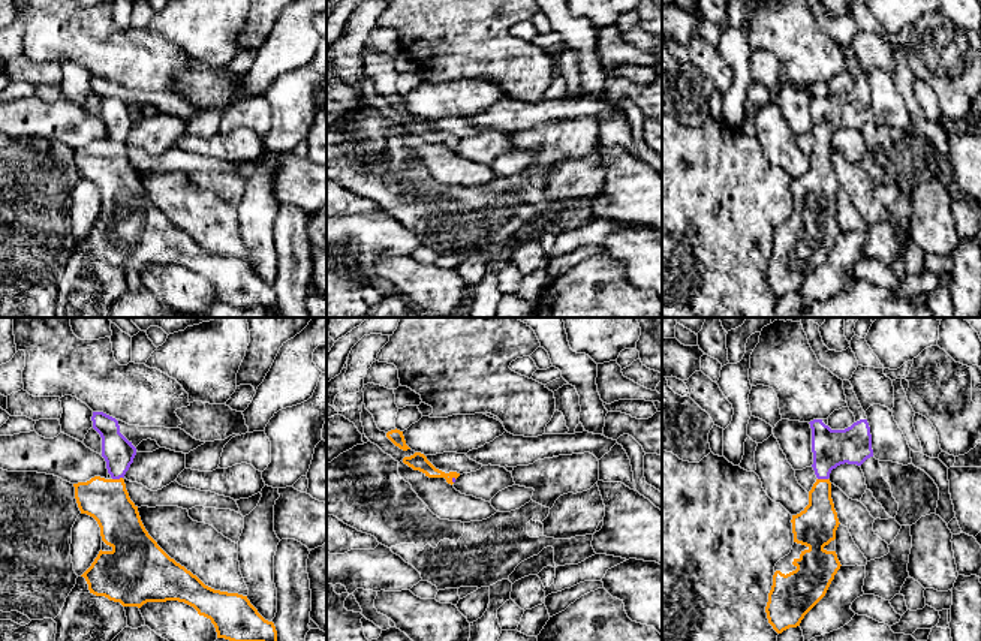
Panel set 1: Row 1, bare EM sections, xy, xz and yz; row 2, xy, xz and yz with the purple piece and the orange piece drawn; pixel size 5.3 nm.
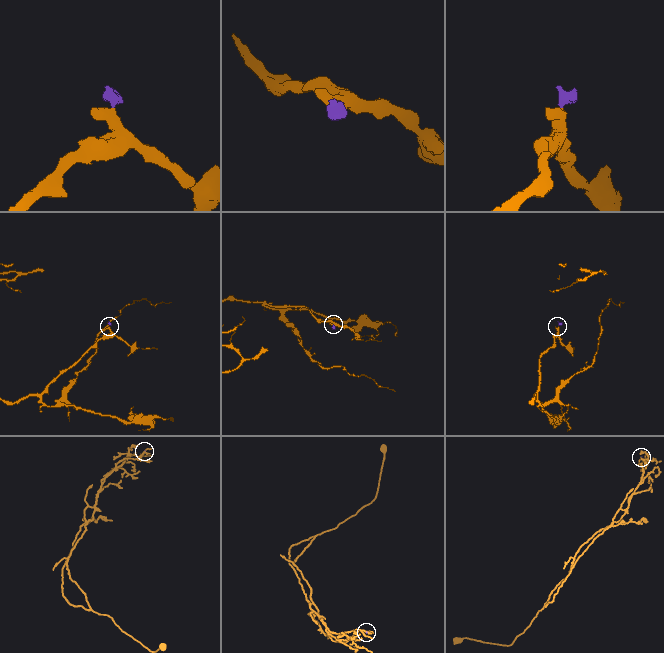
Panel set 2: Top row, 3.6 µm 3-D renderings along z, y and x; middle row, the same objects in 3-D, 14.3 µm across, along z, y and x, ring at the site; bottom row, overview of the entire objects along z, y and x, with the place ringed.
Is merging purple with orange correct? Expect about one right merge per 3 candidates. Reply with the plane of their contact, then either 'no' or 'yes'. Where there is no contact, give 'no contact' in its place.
meets purple in xy; yes

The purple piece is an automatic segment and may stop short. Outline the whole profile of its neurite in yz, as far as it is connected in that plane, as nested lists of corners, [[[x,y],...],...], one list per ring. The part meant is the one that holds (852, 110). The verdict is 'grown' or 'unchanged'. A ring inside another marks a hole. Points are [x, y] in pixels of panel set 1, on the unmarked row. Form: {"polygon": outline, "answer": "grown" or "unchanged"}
{"polygon": [[[843,45],[843,54],[855,81],[851,91],[831,94],[822,84],[809,87],[812,132],[818,144],[809,156],[809,169],[792,180],[791,217],[774,231],[765,277],[777,298],[800,291],[804,280],[825,261],[842,231],[836,219],[836,195],[840,187],[831,163],[831,135],[845,127],[861,130],[873,121],[866,76],[849,45]]], "answer": "grown"}

